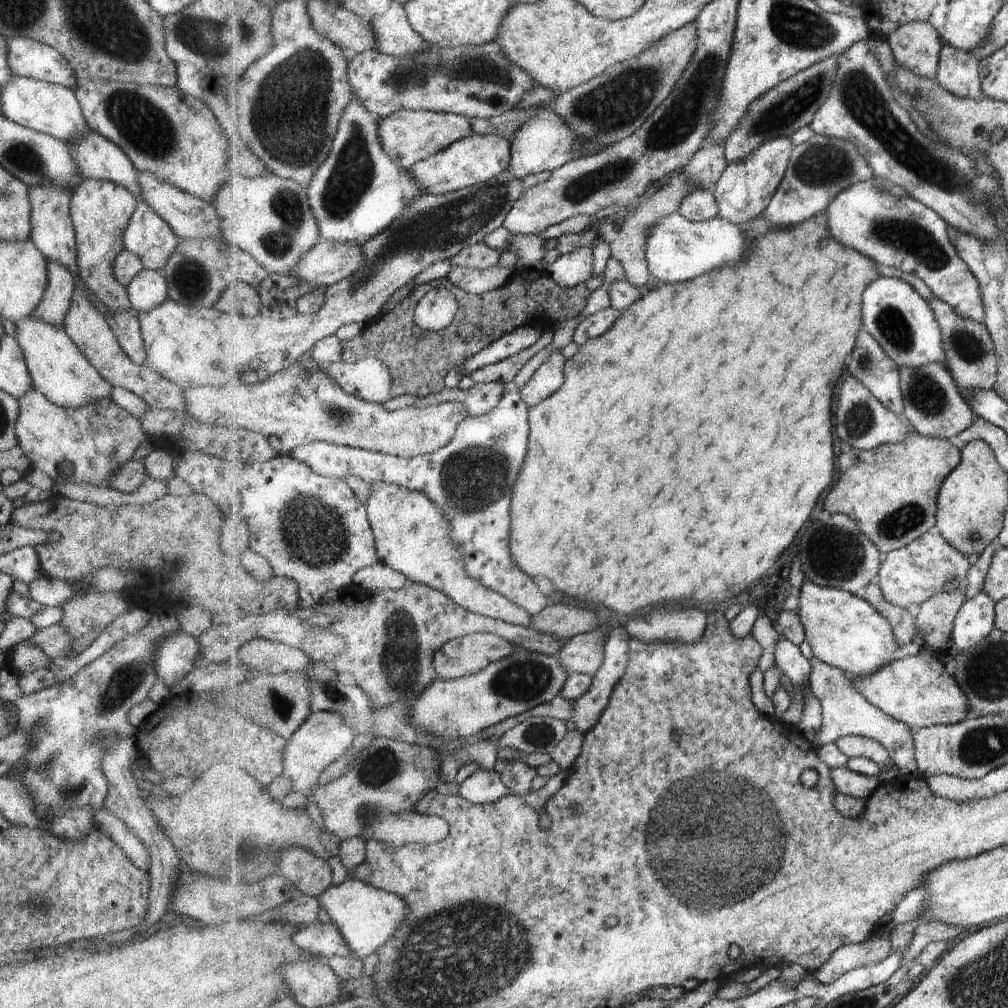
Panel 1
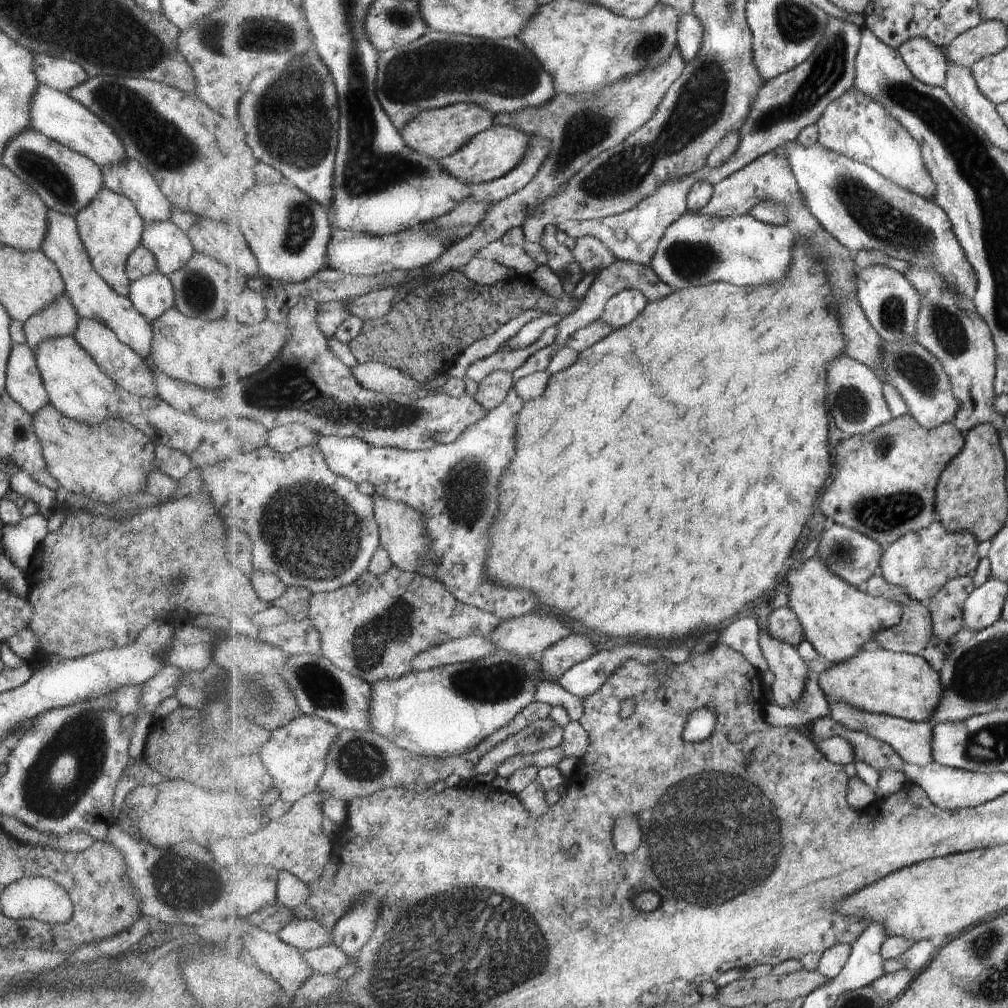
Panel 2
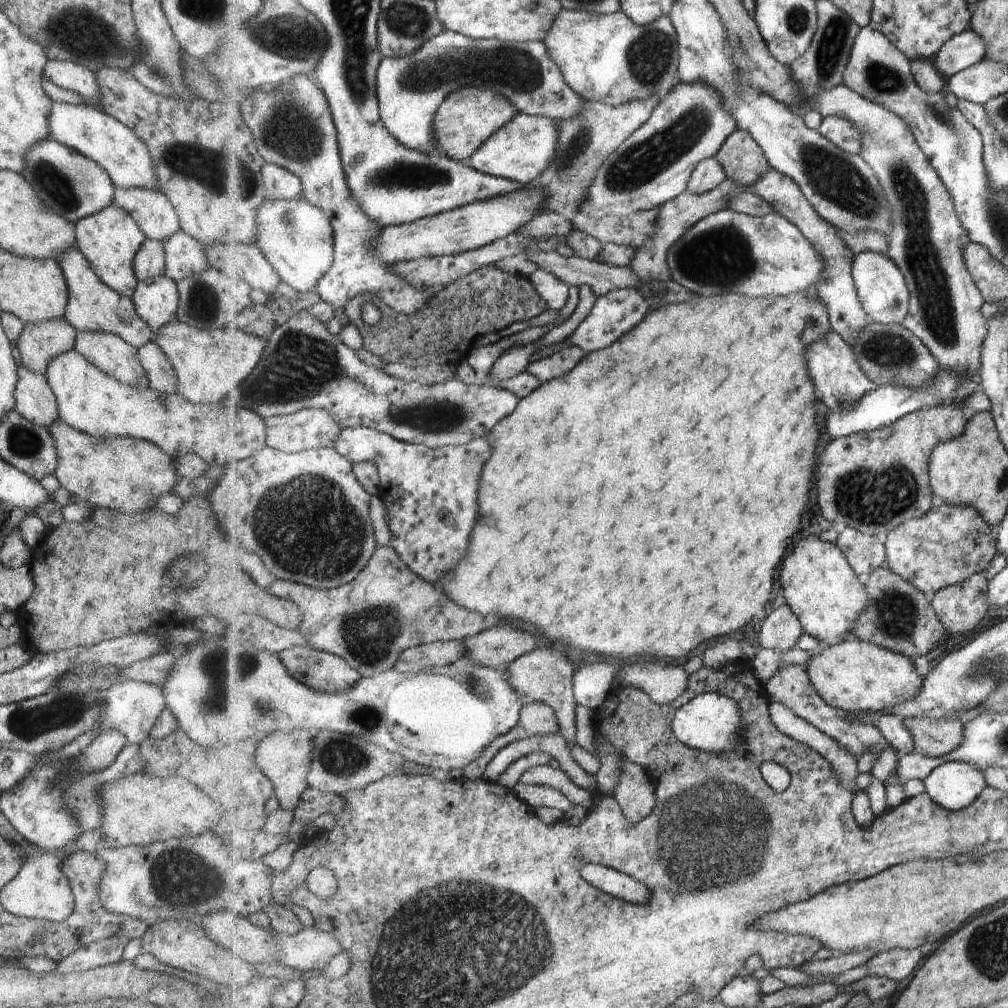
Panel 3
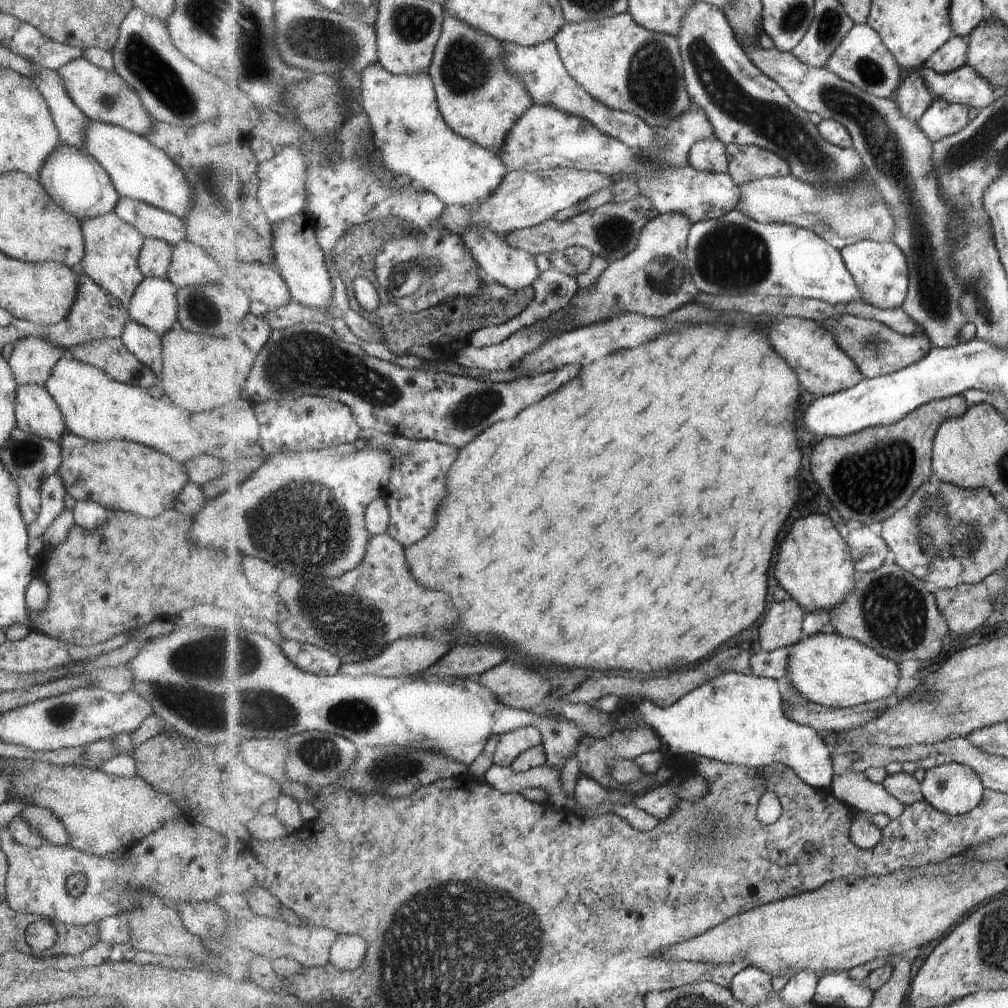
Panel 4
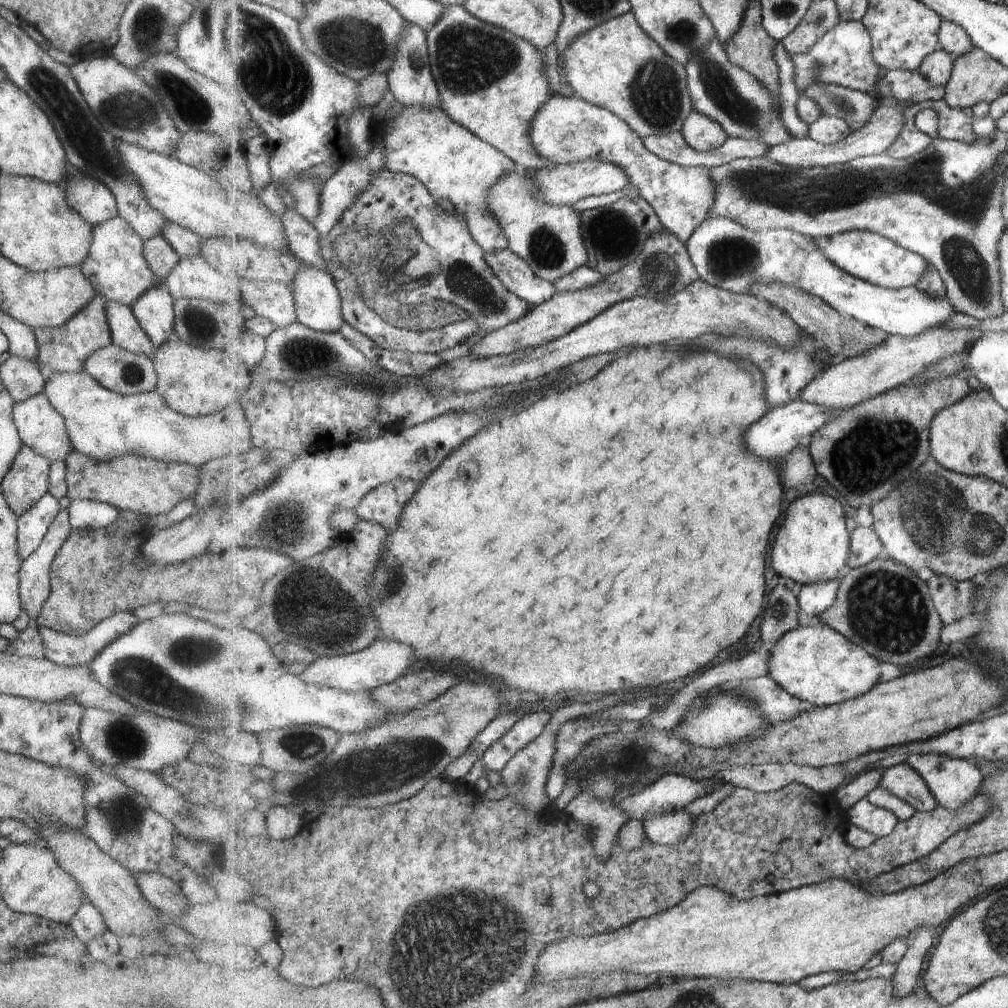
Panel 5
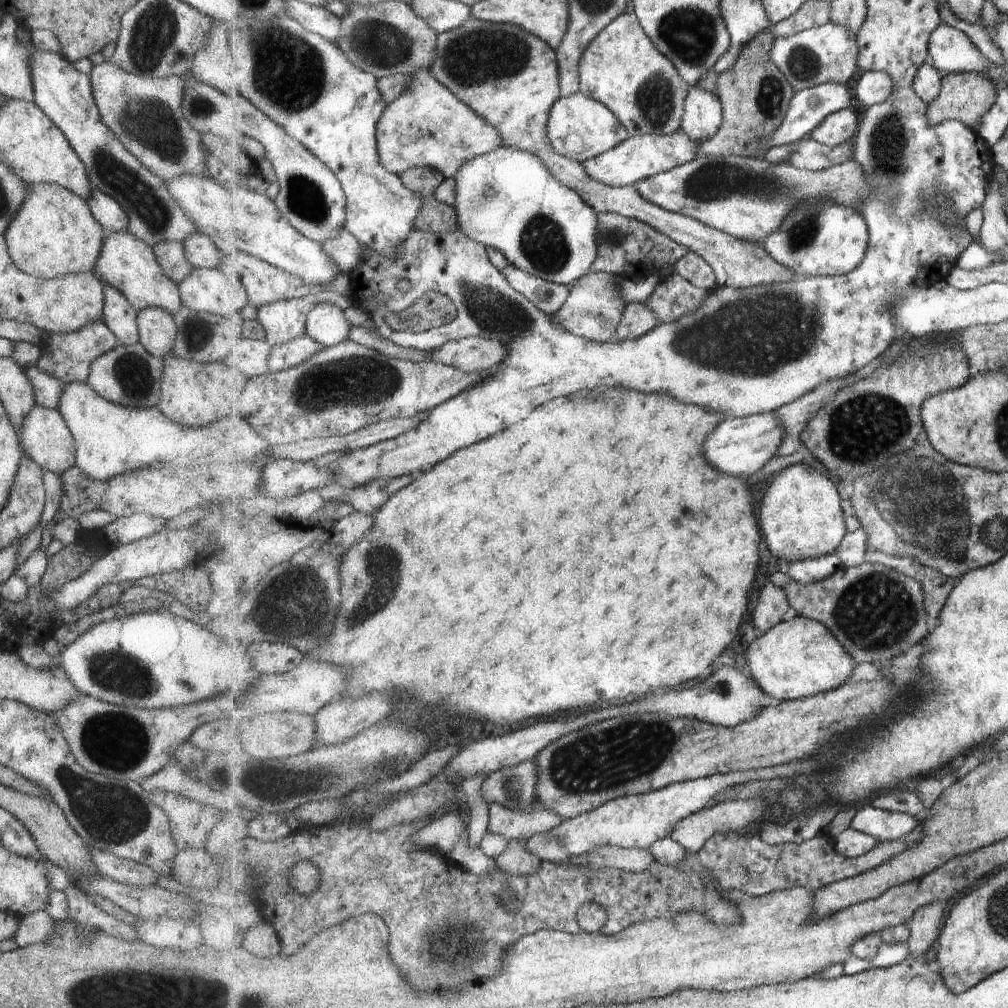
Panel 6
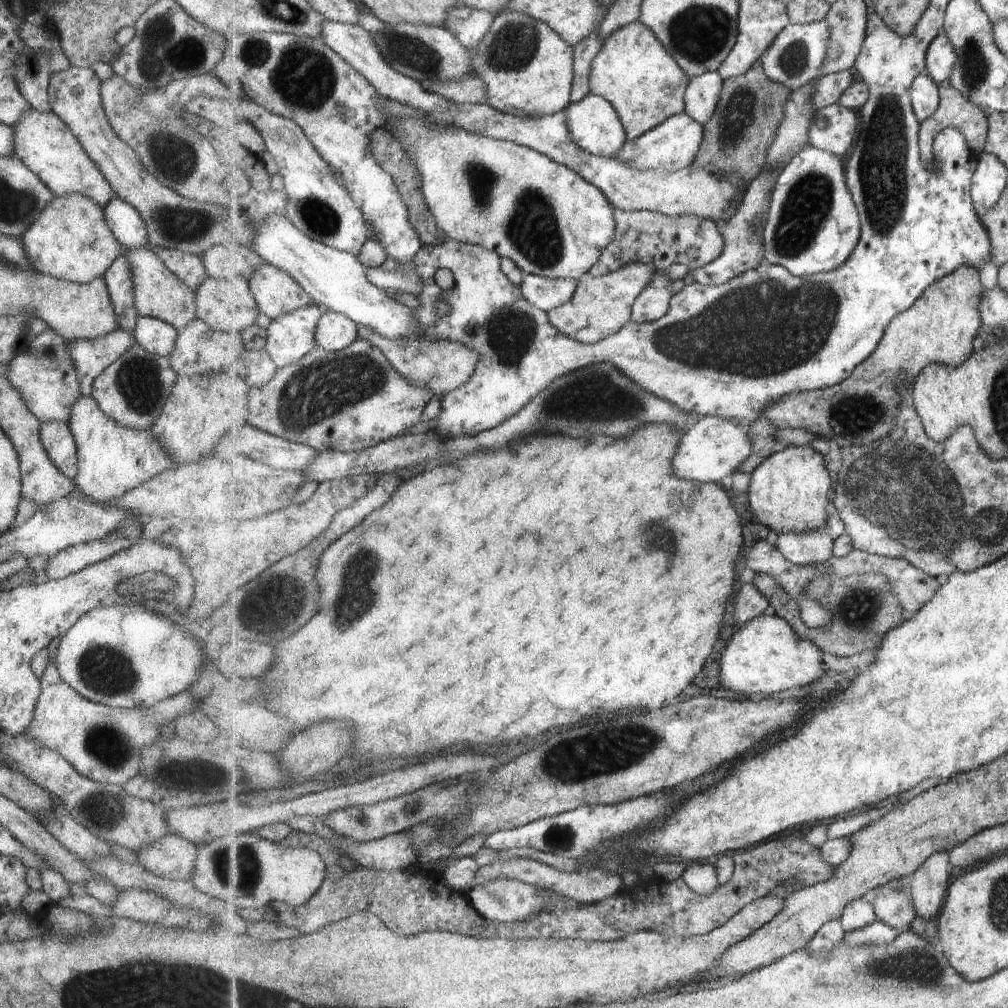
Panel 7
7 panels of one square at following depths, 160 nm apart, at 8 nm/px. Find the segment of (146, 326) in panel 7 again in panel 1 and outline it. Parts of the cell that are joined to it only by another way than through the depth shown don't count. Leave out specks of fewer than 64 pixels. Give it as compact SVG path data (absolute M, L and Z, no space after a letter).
M141 269L125 288L133 313L154 309L167 298L163 274L151 269Z

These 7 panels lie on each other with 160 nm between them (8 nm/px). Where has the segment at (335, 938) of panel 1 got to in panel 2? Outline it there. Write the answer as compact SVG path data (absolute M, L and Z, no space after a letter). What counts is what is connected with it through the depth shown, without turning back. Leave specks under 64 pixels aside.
M294 917L277 934L283 942L301 952L334 944L334 932L329 932L314 918L301 920Z

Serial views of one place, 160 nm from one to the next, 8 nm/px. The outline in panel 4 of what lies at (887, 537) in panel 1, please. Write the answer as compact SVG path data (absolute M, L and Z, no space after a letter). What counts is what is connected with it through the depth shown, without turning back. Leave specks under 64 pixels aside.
M959 394L923 404L914 413L907 414L906 418L890 426L875 426L875 428L861 430L844 438L823 437L820 442L817 442L813 460L811 460L813 476L815 476L817 484L823 488L823 492L827 492L827 498L831 500L831 504L835 506L835 510L844 520L859 522L862 527L867 527L873 522L881 523L883 520L891 518L901 508L905 508L907 502L913 498L913 494L921 486L931 482L935 436L947 418L961 417L967 413L967 410L969 410L967 402L965 402L963 394Z

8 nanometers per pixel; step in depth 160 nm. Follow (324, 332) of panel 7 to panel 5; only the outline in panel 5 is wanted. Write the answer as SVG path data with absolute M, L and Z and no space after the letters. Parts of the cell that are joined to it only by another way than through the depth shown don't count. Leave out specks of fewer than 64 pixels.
M305 263L292 292L298 306L298 323L318 332L339 332L345 323L342 296L335 280Z

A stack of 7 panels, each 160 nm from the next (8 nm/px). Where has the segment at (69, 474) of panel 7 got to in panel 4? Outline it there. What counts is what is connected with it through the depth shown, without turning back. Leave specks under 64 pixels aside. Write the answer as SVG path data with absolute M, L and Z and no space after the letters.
M19 385L14 399L16 428L58 443L66 433L63 416L43 385Z

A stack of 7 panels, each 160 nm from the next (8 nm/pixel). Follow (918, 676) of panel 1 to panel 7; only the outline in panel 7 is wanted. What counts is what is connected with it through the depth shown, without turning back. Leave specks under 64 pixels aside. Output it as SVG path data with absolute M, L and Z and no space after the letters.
M771 612L757 617L741 629L736 628L735 634L729 640L729 646L721 658L721 684L724 688L736 692L738 698L746 698L749 694L768 694L771 696L785 696L799 689L803 690L821 676L825 676L823 663L823 649L815 642L801 638L794 626L783 617Z

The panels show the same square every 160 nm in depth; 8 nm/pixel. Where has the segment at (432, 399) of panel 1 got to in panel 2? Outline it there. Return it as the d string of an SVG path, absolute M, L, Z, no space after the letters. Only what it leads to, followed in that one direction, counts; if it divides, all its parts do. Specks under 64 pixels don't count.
M502 371L493 372L483 382L478 383L478 390L474 398L485 410L493 411L507 399L514 386L513 372L511 374Z

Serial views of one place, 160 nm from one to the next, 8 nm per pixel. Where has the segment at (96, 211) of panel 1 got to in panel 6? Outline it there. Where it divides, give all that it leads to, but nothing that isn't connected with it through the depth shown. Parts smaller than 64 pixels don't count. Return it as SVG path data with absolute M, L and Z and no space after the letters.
M126 230L105 235L91 272L102 286L107 282L121 292L136 311L159 307L173 316L182 305L177 285L160 270L151 247Z

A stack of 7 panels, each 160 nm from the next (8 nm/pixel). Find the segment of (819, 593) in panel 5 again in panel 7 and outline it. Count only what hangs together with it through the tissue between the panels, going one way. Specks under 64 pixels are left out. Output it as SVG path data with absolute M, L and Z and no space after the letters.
M827 528L801 535L796 532L771 535L771 540L787 560L802 567L820 565L831 560L836 541L831 538Z

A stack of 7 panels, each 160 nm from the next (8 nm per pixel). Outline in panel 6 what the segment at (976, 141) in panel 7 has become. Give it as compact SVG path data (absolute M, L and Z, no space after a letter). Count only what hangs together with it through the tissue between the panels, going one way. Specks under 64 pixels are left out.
M978 71L960 72L960 73L947 73L942 78L942 91L941 94L933 101L929 103L927 116L932 123L942 123L949 119L962 120L967 126L970 126L975 130L975 124L980 121L982 124L982 118L990 112L991 108L998 100L998 88L995 82L993 82L985 73L979 73Z

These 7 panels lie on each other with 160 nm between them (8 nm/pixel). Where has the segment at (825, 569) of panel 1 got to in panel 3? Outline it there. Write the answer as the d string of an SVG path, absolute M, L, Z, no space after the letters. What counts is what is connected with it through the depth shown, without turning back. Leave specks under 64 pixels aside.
M846 527L839 533L835 543L859 576L873 573L888 560L884 538L877 535Z

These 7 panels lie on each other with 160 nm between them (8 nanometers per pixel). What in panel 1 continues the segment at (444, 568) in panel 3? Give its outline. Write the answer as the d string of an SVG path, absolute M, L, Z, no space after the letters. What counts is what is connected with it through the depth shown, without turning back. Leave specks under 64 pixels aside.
M514 382L505 387L504 397L493 412L480 417L467 417L458 426L454 440L431 454L404 459L323 441L299 447L292 456L307 463L320 475L332 479L356 476L372 486L378 482L388 482L409 490L423 491L441 506L452 522L452 537L462 548L468 574L534 616L551 604L550 600L533 578L515 566L509 552L511 496L529 452L530 408Z

